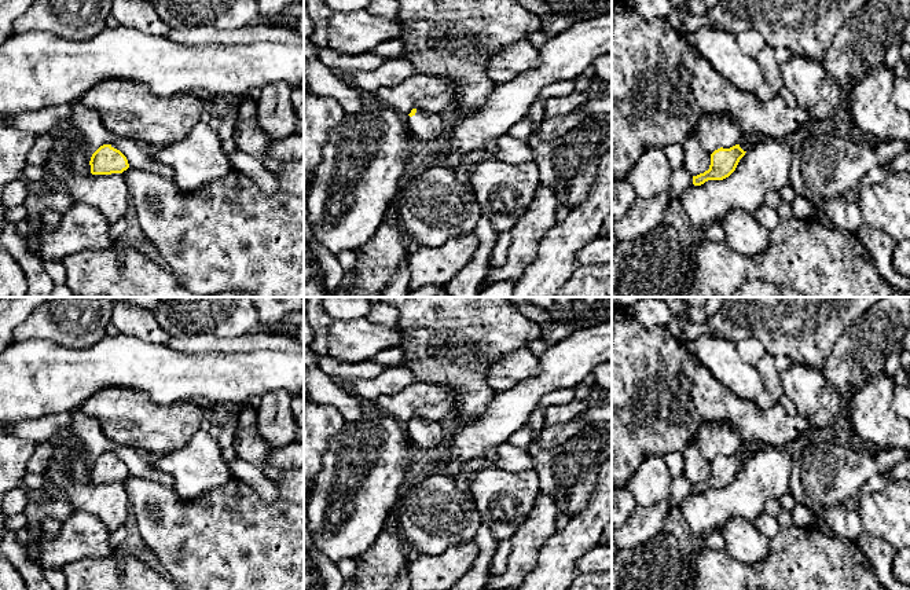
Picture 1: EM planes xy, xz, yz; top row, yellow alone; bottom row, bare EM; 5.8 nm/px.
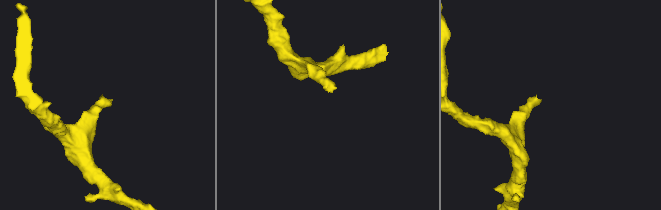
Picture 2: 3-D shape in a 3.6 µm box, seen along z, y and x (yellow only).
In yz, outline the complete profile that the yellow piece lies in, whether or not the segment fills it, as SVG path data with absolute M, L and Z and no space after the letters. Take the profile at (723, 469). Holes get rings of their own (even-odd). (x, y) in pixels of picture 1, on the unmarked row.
M742 444L740 451L730 457L718 457L711 462L709 477L704 481L693 484L693 492L701 494L708 488L723 488L729 485L737 476L740 468L745 463L749 457L752 446Z

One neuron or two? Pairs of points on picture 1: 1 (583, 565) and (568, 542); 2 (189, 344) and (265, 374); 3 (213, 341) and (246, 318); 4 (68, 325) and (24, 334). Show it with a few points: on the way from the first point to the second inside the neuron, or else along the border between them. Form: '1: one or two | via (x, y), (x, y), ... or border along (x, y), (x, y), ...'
1: two | border along (597, 545), (578, 560), (578, 572)
2: two | border along (172, 350), (183, 352), (237, 352)
3: two | border along (252, 332), (237, 336), (187, 336)
4: one | via (57, 325), (35, 326)

